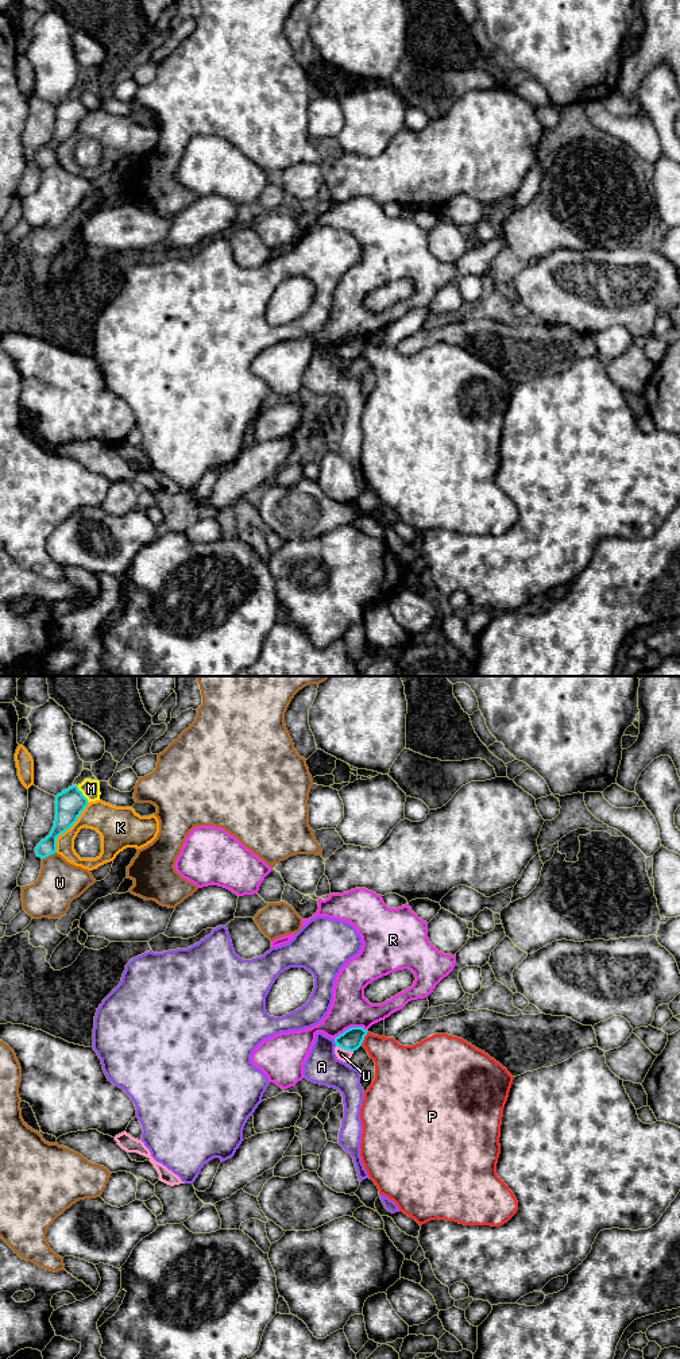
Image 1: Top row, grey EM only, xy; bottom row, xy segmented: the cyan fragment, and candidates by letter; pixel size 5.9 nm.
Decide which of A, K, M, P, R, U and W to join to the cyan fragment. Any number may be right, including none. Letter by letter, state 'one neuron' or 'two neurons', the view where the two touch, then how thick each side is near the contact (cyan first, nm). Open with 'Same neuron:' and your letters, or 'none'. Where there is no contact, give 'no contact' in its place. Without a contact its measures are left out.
Same neuron: none
A: two neurons; meets cyan in xy; 130 nm thick on the cyan side, 200 nm on the other
K: two neurons; meets cyan in xy; 170 nm thick on the cyan side, 190 nm on the other
M: two neurons; meets cyan in xy; 170 nm thick on the cyan side, 110 nm on the other
P: two neurons; meets cyan in xy; 130 nm thick on the cyan side, 260 nm on the other
R: two neurons; meets cyan in xy; 130 nm thick on the cyan side, 220 nm on the other
U: two neurons; meets cyan in xy; 130 nm thick on the cyan side, 70 nm on the other
W: two neurons; meets cyan in xy; 130 nm thick on the cyan side, 260 nm on the other

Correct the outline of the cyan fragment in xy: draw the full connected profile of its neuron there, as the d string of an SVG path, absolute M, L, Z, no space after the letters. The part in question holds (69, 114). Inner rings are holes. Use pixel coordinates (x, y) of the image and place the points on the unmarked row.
M72 94L55 105L55 130L50 143L35 157L42 169L57 162L57 147L69 139L88 115L88 108L77 94Z

